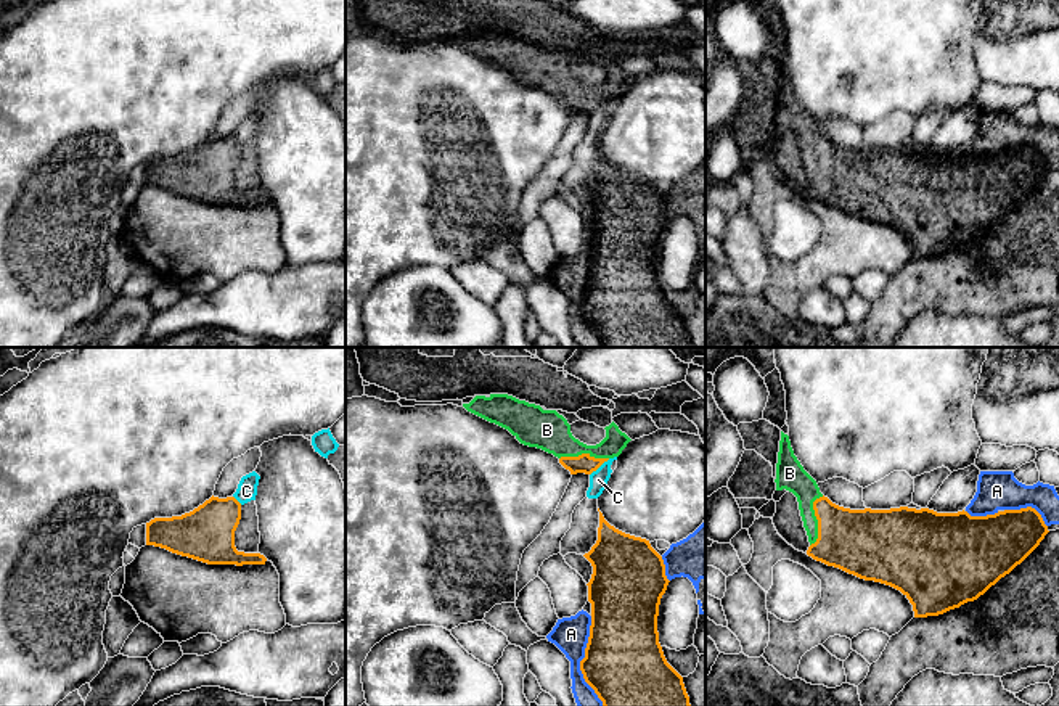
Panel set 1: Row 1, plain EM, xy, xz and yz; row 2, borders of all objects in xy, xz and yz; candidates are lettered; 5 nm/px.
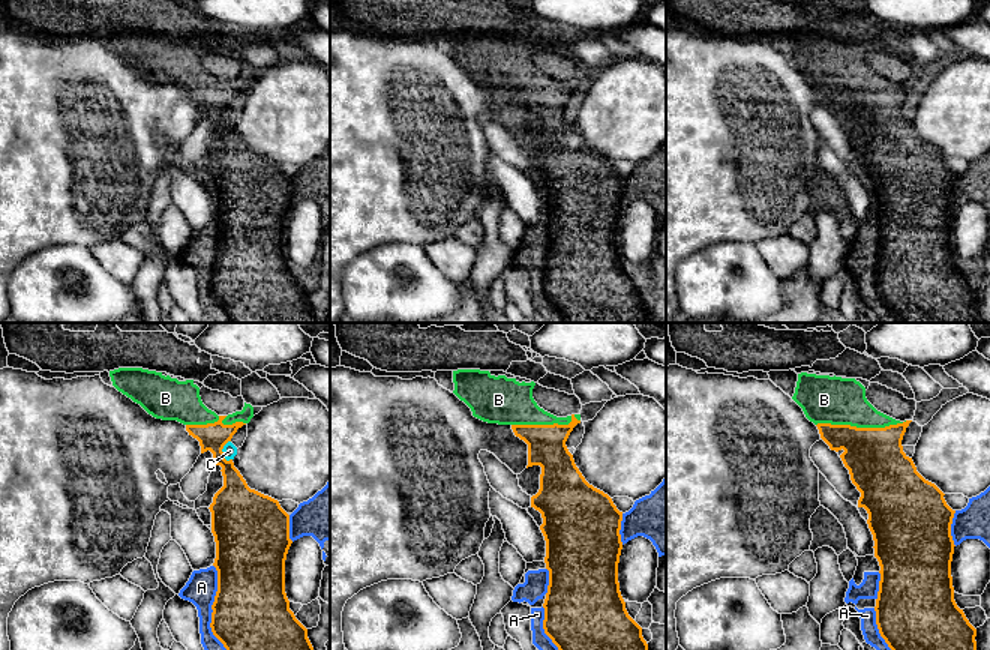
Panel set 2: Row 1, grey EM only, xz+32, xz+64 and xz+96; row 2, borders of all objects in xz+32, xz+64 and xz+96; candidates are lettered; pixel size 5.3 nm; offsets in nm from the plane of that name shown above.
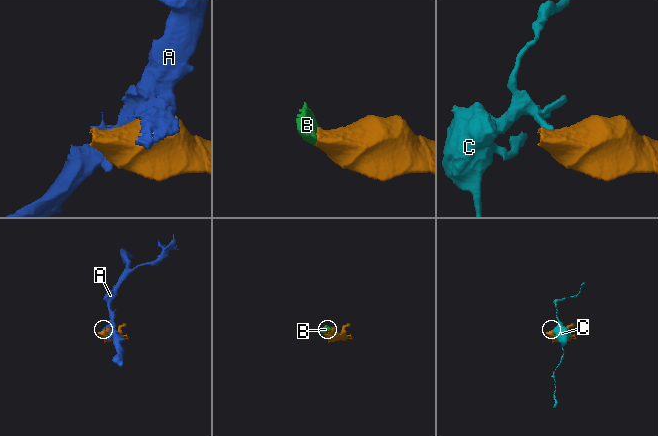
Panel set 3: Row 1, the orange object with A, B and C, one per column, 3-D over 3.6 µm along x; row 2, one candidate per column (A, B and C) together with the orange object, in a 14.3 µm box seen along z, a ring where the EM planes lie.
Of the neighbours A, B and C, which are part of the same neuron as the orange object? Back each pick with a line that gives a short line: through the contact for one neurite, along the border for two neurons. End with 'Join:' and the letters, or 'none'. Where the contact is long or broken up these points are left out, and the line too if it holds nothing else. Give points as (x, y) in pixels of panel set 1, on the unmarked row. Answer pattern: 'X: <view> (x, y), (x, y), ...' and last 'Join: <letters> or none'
Join: B

